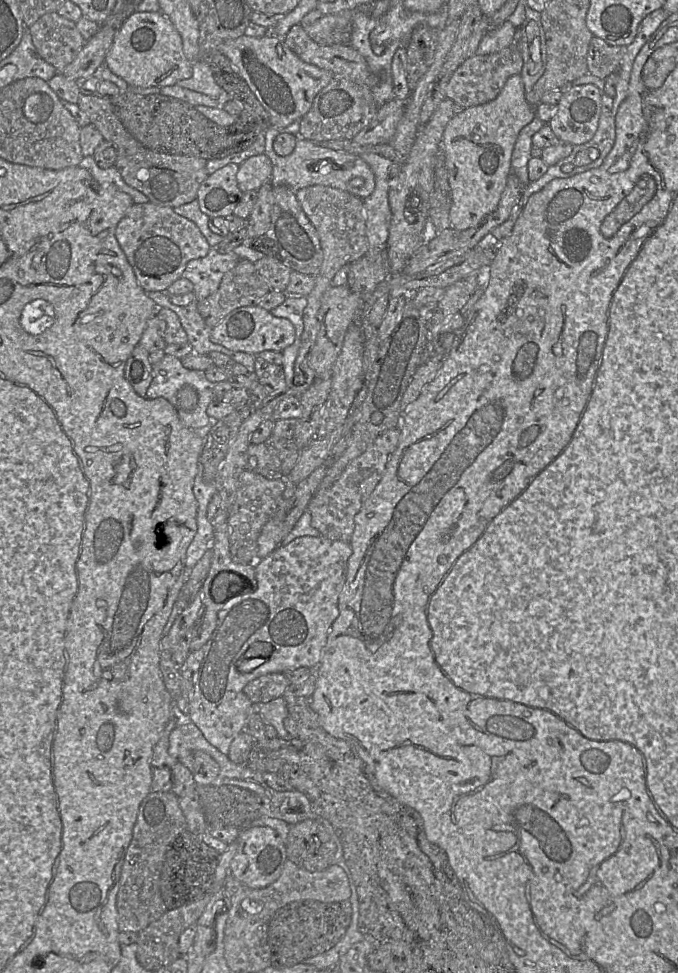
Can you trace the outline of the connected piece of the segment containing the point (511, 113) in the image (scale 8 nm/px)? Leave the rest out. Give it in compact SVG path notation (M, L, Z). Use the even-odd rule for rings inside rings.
M520 74L511 76L494 100L454 114L442 139L451 190L449 217L452 227L458 230L475 227L496 209L511 173L511 158L518 135L535 115L535 108L526 100Z

